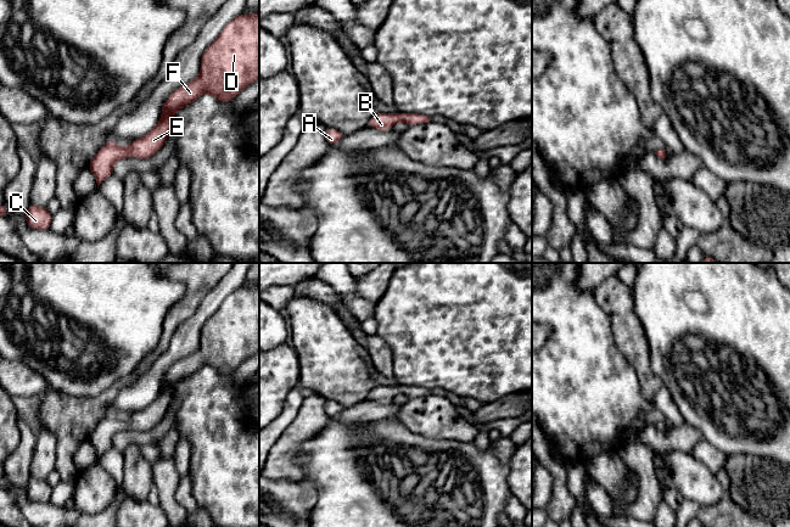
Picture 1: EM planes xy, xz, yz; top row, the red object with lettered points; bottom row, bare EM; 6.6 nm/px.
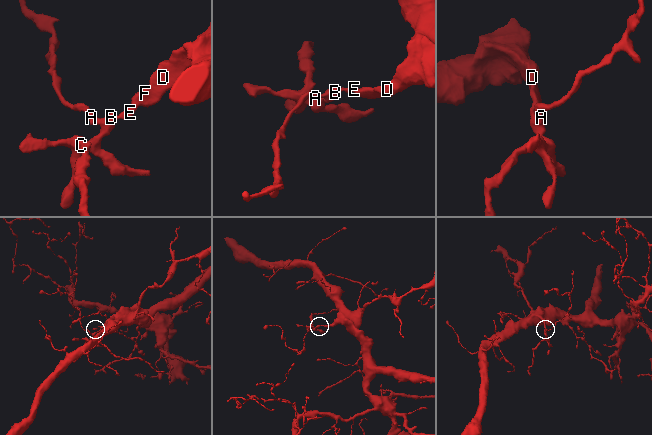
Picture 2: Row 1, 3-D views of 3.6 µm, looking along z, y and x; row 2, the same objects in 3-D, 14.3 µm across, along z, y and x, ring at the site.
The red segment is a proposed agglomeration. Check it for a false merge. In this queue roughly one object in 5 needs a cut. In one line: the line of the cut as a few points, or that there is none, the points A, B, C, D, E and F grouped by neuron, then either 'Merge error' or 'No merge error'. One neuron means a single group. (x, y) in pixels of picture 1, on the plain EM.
No split. Groups: A B C D E F. No merge error

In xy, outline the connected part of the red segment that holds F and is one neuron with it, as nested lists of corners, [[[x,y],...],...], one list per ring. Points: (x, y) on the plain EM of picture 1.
[[[241,286],[230,293],[201,330],[200,348],[167,370],[157,398],[145,409],[119,421],[108,413],[90,433],[97,460],[112,448],[114,436],[122,431],[152,430],[172,404],[170,389],[197,372],[202,365],[214,368],[223,377],[259,352],[259,286]]]

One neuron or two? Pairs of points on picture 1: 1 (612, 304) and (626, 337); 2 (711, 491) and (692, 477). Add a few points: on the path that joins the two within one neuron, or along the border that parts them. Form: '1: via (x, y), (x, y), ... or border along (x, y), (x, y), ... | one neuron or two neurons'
1: via (621, 313), (626, 329) | one neuron
2: via (706, 489), (696, 482) | one neuron

